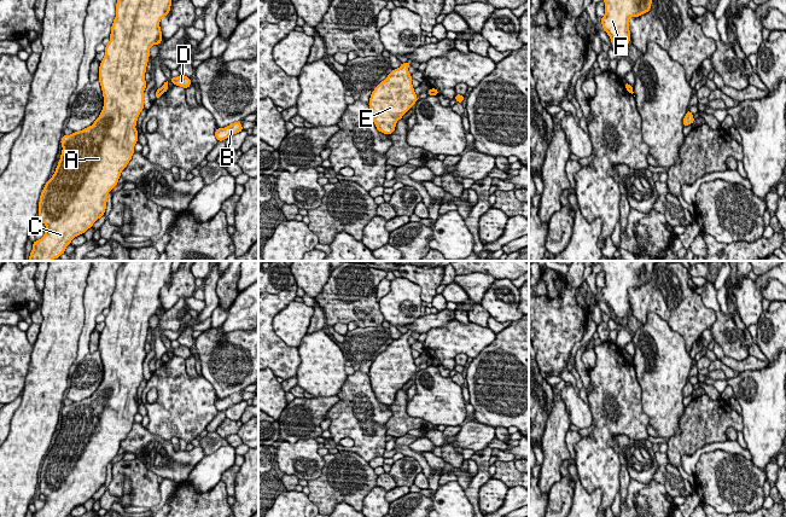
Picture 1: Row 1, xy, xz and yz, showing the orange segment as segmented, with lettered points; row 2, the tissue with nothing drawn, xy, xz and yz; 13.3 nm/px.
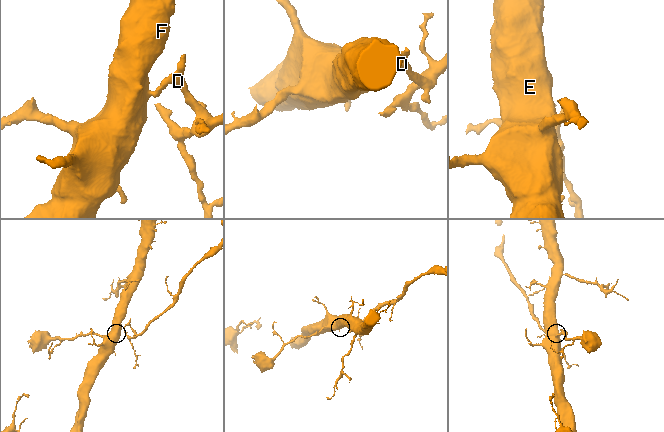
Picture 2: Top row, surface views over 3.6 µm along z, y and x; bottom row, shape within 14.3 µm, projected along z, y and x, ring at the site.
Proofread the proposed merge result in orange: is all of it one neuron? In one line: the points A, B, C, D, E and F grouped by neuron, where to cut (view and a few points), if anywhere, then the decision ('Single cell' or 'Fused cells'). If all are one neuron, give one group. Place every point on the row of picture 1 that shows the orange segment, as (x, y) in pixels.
Groups: A C E F / B D. Split along xz (431, 89), (432, 93). Fused cells

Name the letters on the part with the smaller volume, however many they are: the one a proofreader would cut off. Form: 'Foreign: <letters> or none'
Foreign: B, D

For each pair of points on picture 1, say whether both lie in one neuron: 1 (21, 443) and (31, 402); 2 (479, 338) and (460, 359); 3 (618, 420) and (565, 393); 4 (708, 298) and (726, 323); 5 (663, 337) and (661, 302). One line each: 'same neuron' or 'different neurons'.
1: same neuron
2: different neurons
3: different neurons
4: same neuron
5: different neurons

